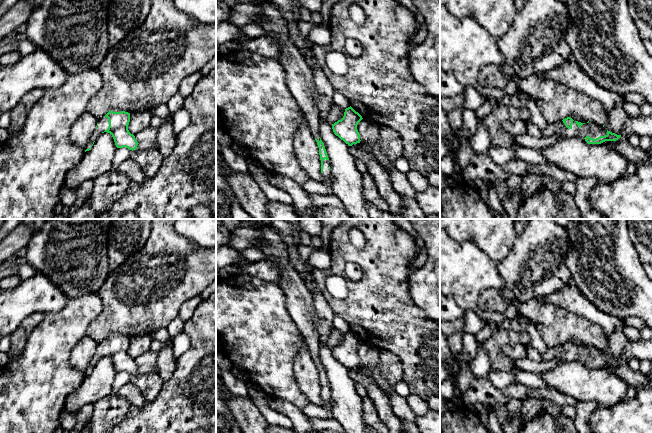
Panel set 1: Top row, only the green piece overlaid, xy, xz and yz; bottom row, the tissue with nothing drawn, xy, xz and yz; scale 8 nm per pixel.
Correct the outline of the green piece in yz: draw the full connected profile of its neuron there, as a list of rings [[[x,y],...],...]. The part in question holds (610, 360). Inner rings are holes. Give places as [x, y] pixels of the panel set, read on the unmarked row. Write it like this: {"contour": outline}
{"contour": [[[567,341],[560,346],[548,348],[544,353],[538,354],[542,361],[552,361],[556,358],[562,362],[582,361],[588,368],[601,368],[605,365],[616,365],[621,359],[608,355],[604,349],[593,346],[581,347]]]}

